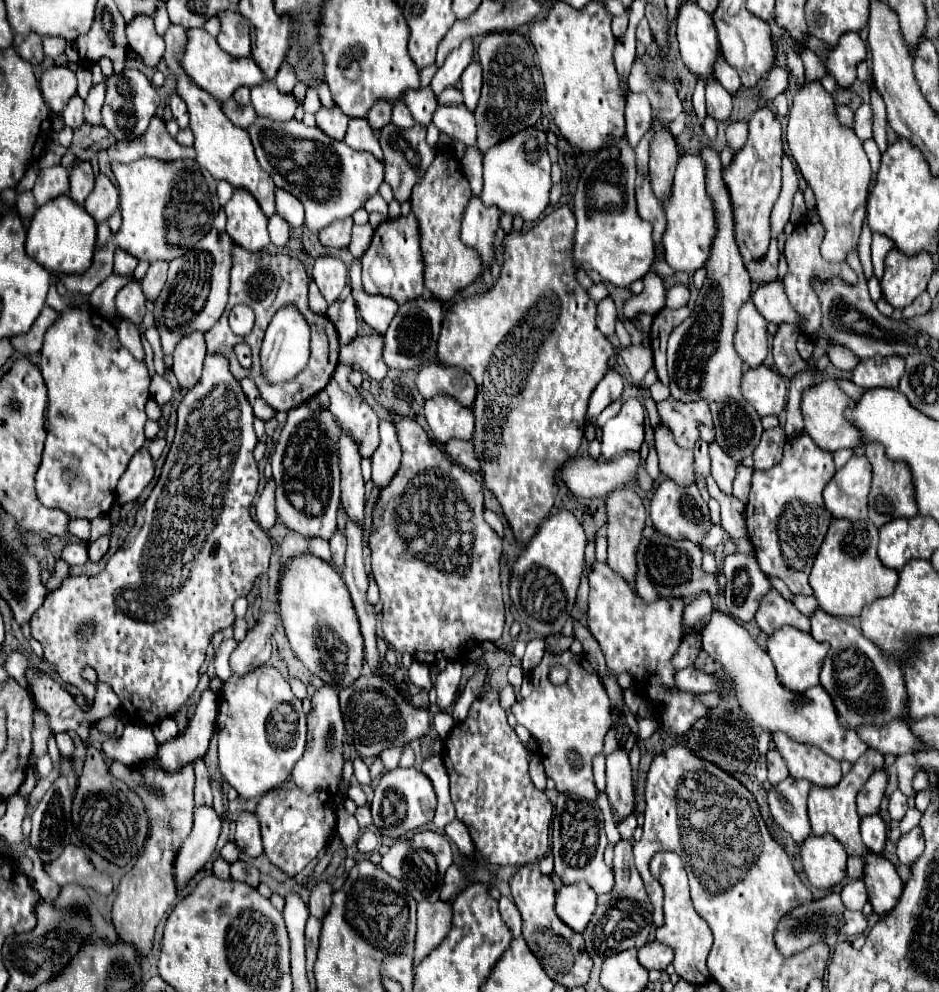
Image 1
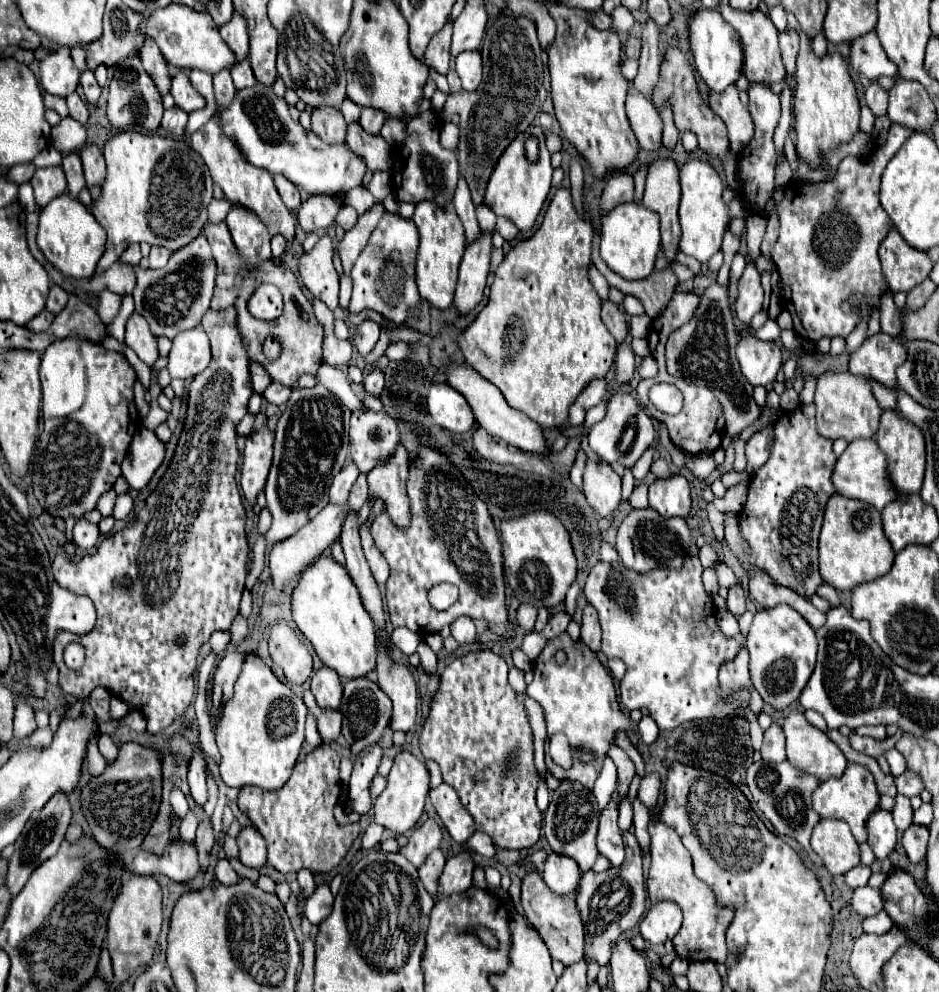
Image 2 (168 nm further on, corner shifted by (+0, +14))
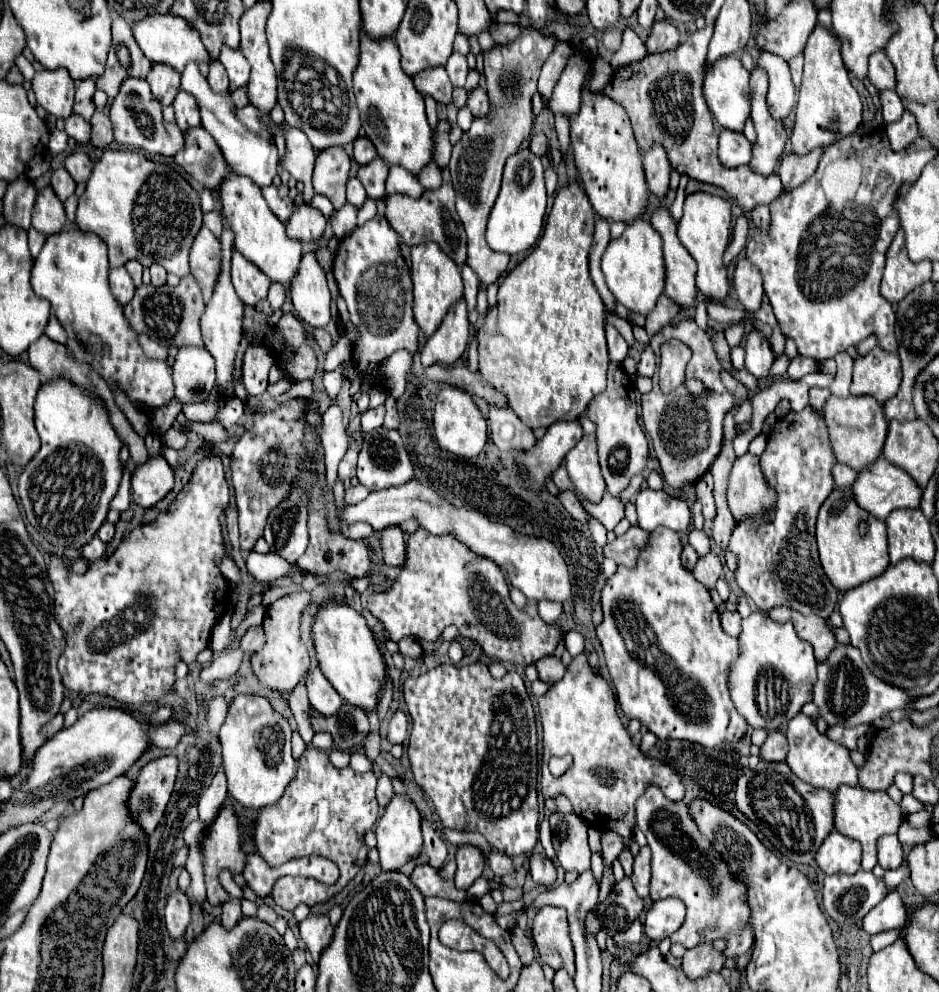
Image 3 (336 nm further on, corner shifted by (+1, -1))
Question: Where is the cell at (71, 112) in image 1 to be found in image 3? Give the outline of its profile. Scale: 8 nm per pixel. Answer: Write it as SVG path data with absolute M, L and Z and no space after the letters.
M72 114L70 118L66 118L66 128L64 132L74 138L78 144L88 144L90 142L90 122L84 120L82 116Z

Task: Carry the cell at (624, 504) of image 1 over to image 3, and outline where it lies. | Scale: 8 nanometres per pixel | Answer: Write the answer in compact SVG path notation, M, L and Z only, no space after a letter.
M582 436L582 440L566 454L564 466L574 486L592 502L598 502L606 490L598 464L596 436Z

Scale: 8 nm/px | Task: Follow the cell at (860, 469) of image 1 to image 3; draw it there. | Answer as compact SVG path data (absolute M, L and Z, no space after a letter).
M880 456L870 468L864 468L858 474L852 490L856 494L858 506L880 520L886 520L888 514L896 508L918 508L918 504L922 500L922 488L918 488L916 480L912 480L912 476L902 472L902 468L890 464L884 456Z

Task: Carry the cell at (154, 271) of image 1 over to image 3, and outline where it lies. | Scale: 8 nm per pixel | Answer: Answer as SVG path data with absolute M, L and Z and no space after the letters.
M160 264L150 266L150 275L151 283L154 284L154 286L164 286L164 284L166 284L168 272L163 266L160 266Z

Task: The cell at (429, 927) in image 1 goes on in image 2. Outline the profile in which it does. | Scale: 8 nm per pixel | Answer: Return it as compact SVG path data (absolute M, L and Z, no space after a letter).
M467 851L447 859L447 865L437 881L435 901L447 899L453 893L467 891L469 885L473 883L473 869L475 869L475 863L471 859L471 853L467 853Z

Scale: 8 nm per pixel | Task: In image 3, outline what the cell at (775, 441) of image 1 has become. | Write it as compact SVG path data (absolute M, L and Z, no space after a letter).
M744 454L736 458L730 476L728 476L728 508L740 524L742 520L772 520L774 518L774 504L776 492L766 482L758 456Z

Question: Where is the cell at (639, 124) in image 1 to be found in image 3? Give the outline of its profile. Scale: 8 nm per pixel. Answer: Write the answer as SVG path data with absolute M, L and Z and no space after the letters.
M652 146L648 154L644 154L644 174L650 192L656 198L664 198L670 186L670 162L662 146Z

